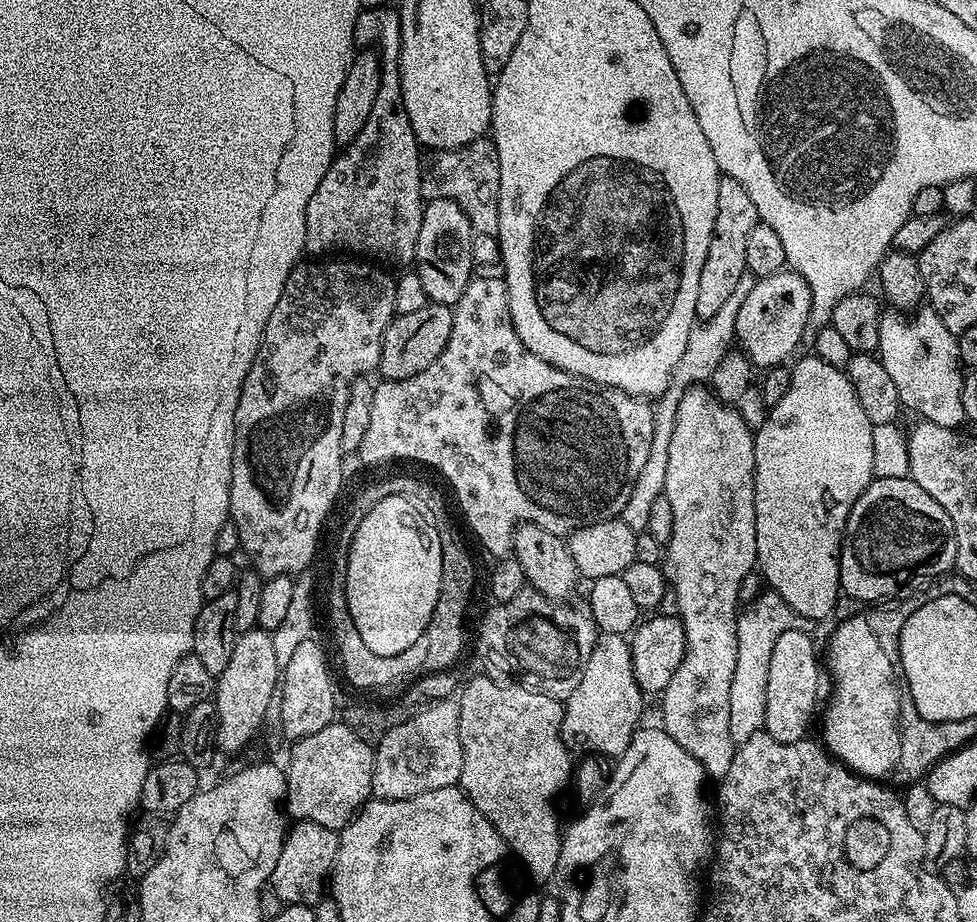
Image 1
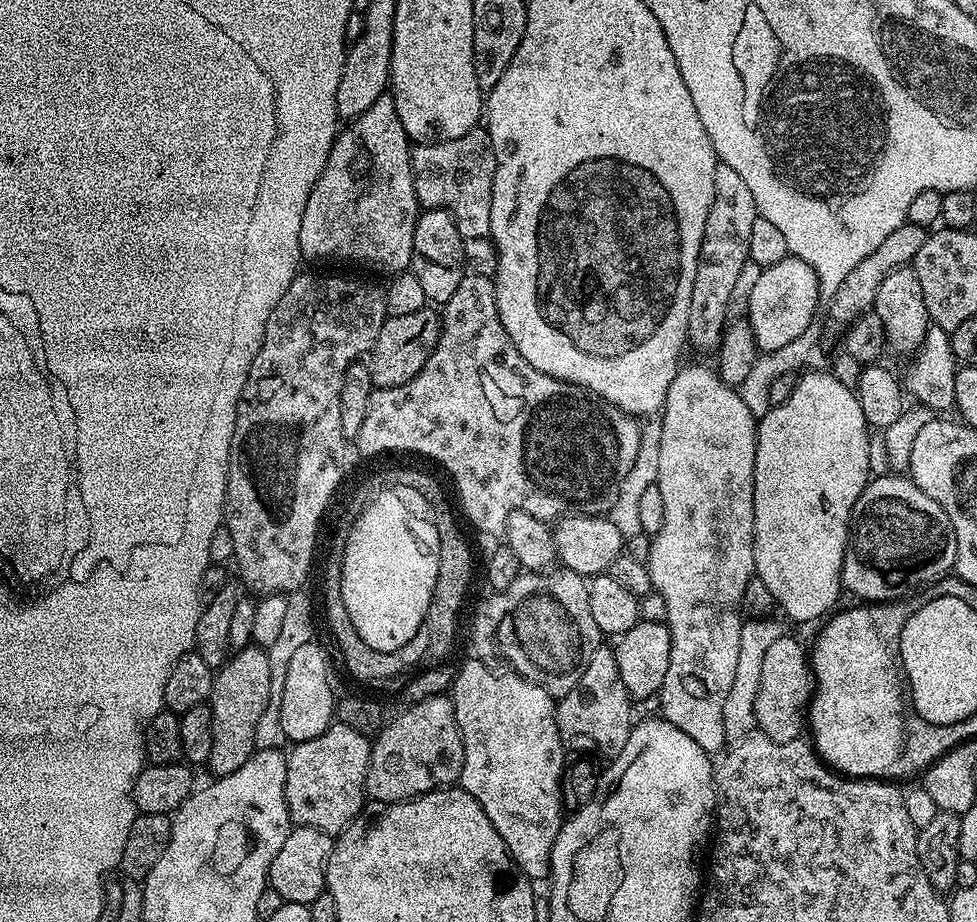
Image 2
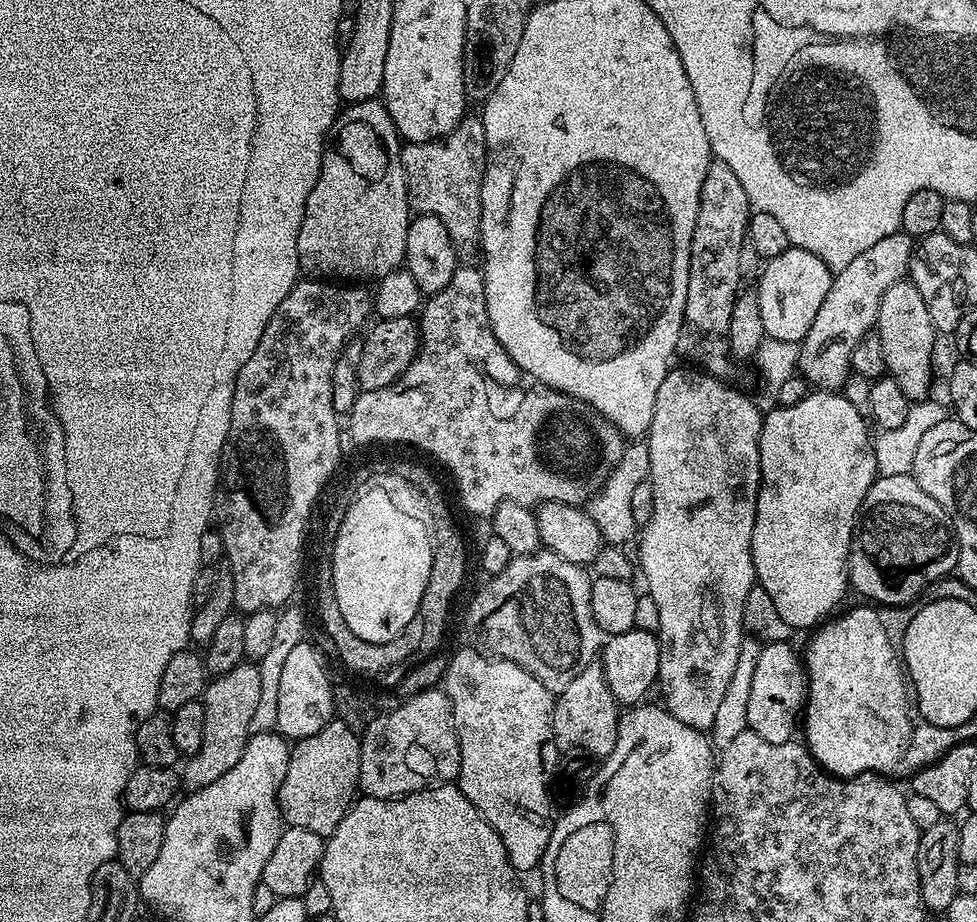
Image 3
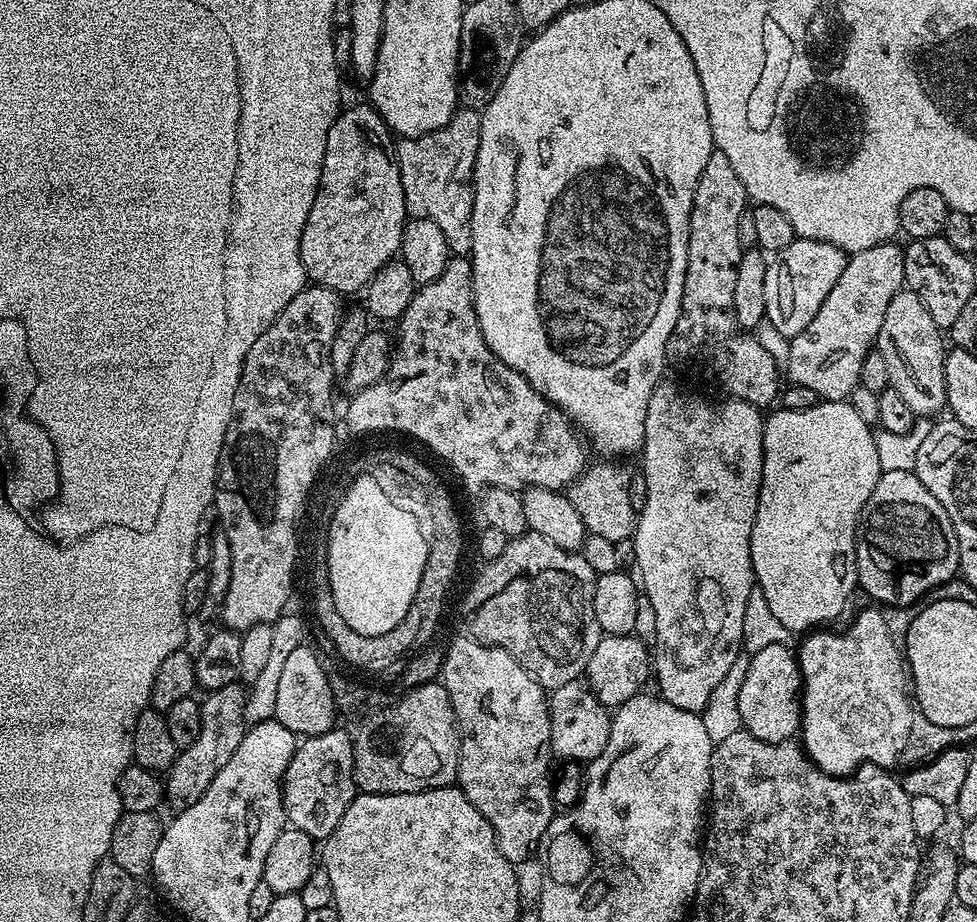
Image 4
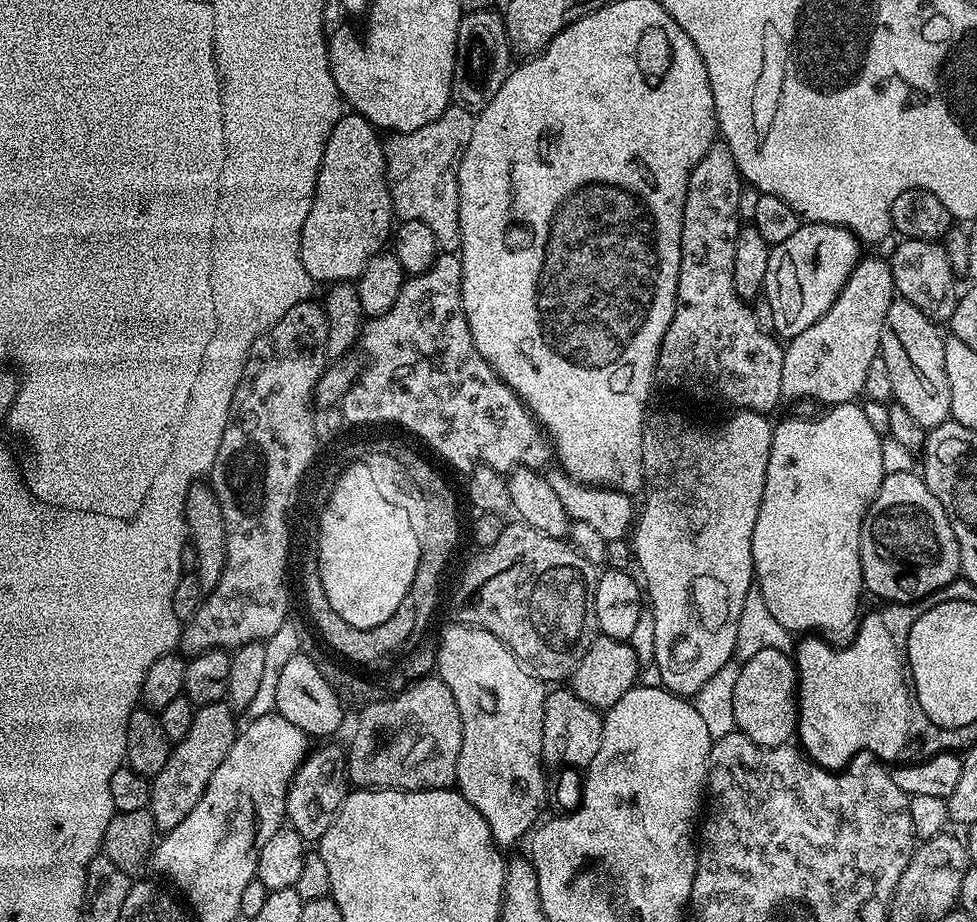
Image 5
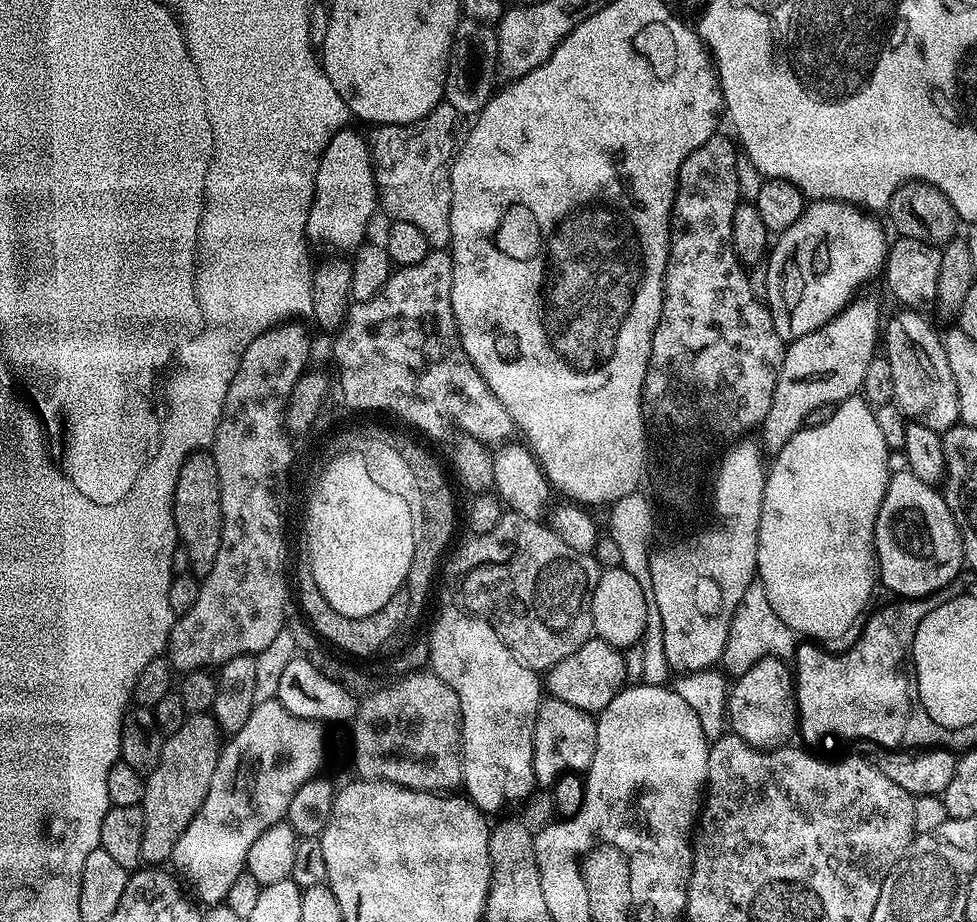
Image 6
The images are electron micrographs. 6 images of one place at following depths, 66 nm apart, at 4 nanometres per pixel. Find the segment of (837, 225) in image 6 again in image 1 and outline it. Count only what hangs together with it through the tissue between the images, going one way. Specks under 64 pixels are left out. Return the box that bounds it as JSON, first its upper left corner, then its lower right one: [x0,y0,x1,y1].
[736,270,811,370]

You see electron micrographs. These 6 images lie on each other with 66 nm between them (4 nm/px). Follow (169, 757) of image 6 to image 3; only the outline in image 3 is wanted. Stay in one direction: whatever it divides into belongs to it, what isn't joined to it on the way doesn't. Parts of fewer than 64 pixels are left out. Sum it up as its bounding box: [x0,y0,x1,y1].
[182,662,262,790]

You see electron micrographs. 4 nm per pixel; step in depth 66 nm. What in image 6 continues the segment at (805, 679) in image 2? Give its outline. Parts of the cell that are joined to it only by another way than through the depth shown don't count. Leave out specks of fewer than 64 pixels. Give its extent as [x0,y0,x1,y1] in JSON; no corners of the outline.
[724,656,798,755]

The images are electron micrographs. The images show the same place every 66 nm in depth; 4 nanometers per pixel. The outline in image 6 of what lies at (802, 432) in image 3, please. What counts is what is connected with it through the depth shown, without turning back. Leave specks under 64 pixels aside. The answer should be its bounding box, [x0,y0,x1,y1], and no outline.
[756,394,890,642]

